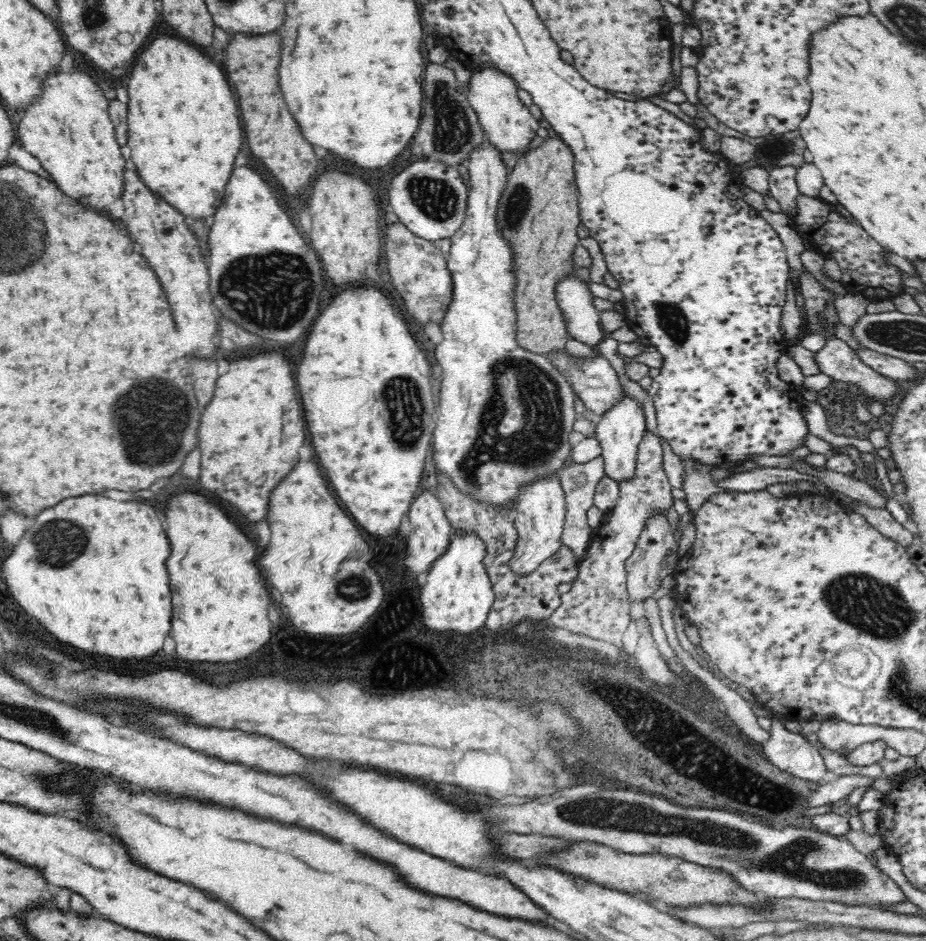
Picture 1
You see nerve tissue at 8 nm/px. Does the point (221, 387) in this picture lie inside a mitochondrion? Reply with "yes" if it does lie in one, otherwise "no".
no

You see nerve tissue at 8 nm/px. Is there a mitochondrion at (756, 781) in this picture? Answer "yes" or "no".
yes

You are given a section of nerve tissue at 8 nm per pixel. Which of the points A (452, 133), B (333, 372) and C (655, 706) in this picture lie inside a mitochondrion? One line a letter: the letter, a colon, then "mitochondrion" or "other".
A: mitochondrion
B: other
C: mitochondrion

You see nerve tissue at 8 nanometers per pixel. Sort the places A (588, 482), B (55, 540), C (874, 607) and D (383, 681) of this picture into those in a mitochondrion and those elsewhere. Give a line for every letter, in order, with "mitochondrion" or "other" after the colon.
A: other
B: mitochondrion
C: mitochondrion
D: other

